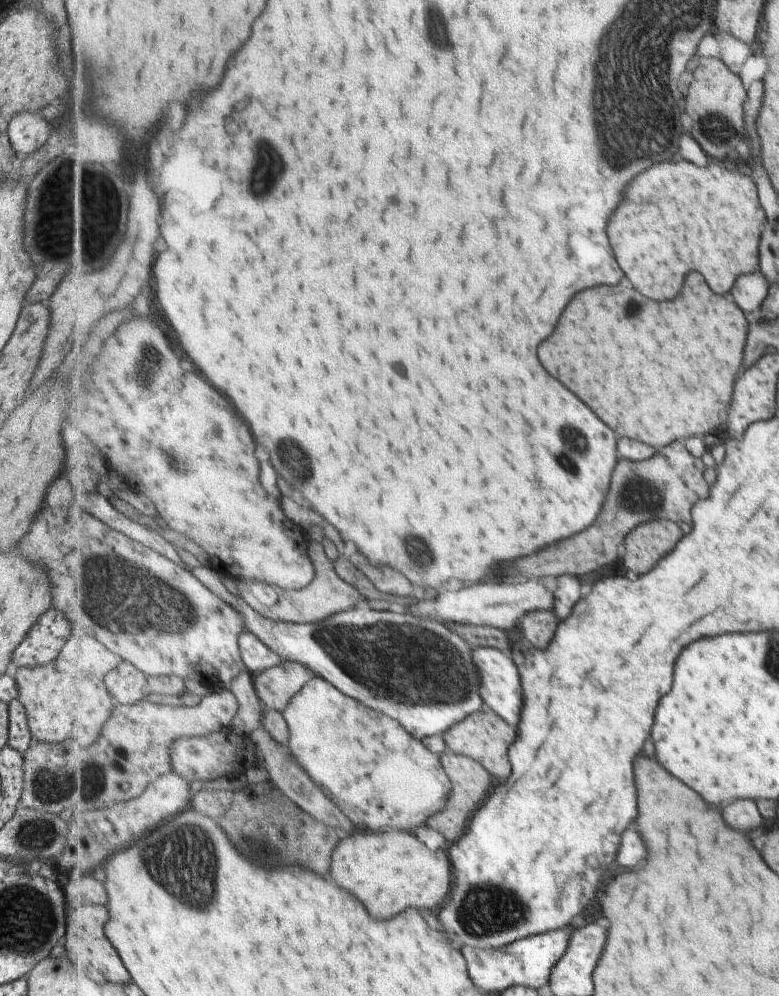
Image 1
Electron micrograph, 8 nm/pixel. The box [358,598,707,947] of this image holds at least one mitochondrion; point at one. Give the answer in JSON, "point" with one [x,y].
{"point":[473,916]}

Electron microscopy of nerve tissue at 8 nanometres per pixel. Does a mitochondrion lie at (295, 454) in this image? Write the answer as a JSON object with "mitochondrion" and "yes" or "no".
{"mitochondrion":"yes"}

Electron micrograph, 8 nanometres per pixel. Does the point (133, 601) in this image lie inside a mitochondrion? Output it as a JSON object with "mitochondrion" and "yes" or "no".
{"mitochondrion":"yes"}

